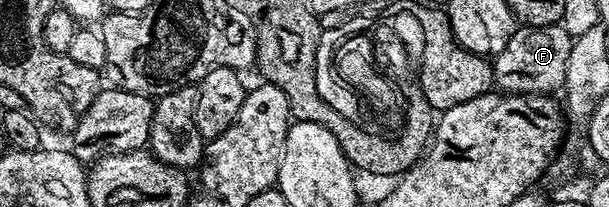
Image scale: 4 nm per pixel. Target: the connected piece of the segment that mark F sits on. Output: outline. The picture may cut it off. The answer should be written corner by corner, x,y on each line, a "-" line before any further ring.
561,23
542,27
528,25
515,27
506,46
493,59
495,87
511,95
518,93
549,95
555,93
554,90
559,91
565,82
573,39

